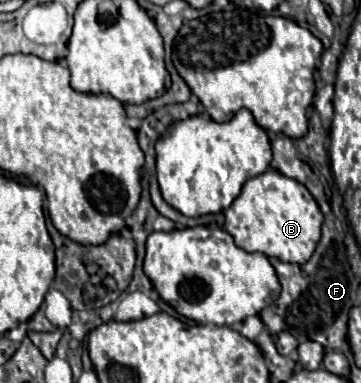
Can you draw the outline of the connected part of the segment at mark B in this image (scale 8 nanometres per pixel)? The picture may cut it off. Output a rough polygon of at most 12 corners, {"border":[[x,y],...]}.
{"border":[[274,168],[250,178],[224,216],[242,250],[300,266],[324,216]]}

